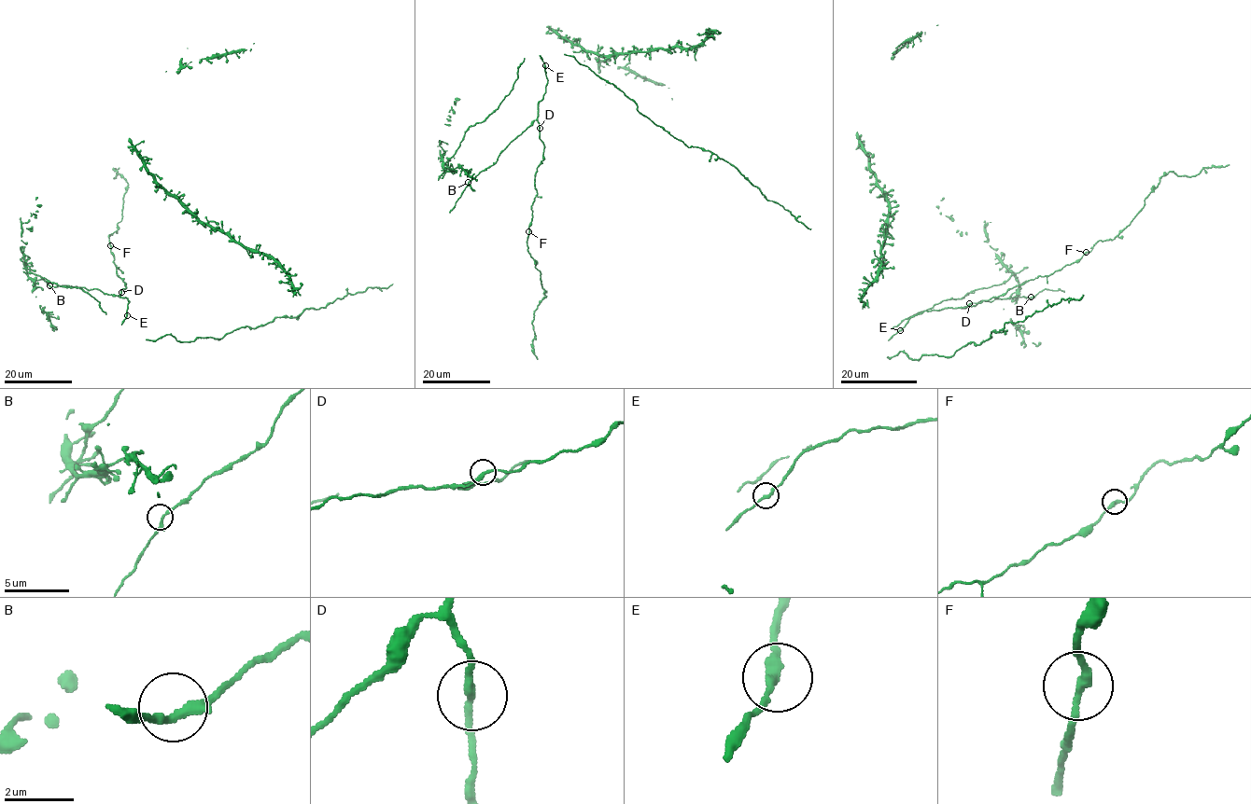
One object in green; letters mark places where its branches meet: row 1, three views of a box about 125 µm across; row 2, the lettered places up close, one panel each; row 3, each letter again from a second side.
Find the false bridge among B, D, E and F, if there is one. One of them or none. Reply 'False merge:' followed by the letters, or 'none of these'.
False merge: none of these

